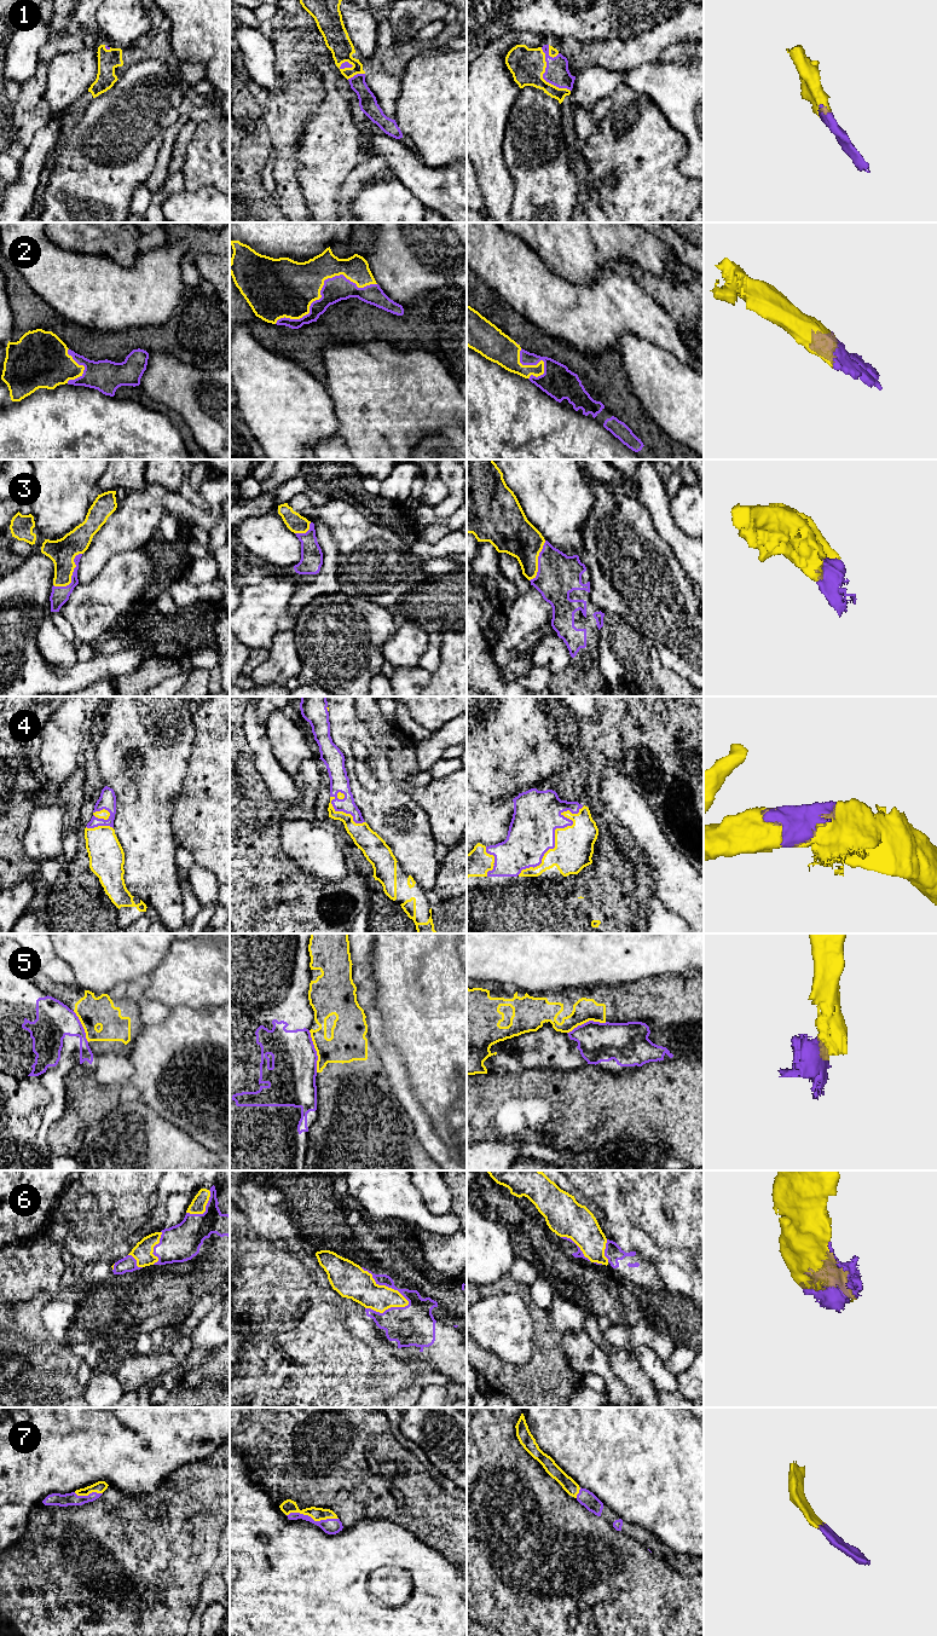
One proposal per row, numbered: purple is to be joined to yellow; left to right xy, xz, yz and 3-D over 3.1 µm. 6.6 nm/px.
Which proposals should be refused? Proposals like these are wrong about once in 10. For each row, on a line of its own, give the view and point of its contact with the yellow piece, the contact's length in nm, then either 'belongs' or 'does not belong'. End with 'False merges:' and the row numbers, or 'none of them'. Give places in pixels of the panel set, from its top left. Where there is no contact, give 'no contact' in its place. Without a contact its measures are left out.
1: contact yz (542, 76); length 360 nm; belongs
2: contact xz (320, 289); length 700 nm; belongs
3: contact xy (71, 574); length 300 nm; belongs
4: contact yz (555, 833); length 650 nm; belongs
5: contact xz (316, 1050); length 280 nm; does not belong
6: contact xz (385, 1285); length 400 nm; belongs
7: contact xz (312, 1518); length 340 nm; belongs
False merges: 5

